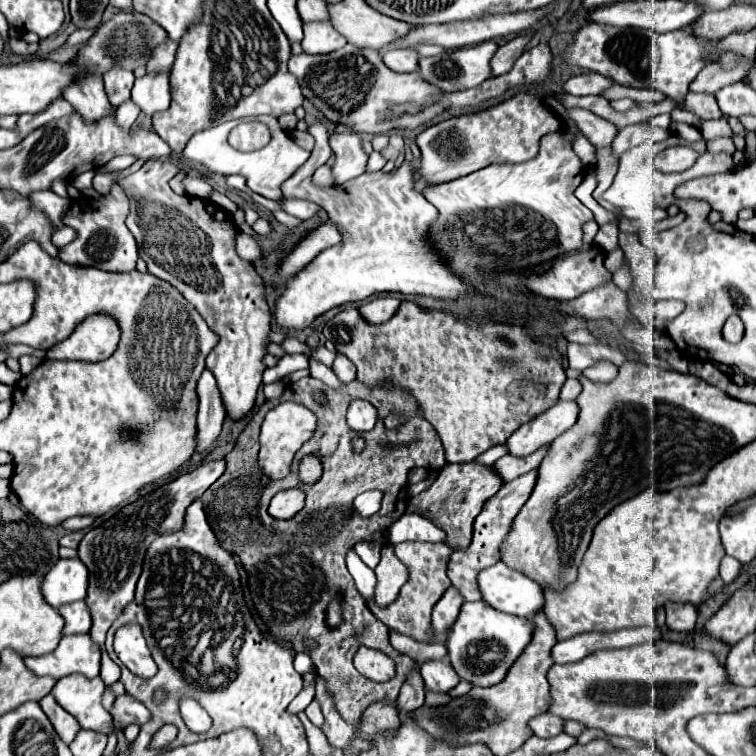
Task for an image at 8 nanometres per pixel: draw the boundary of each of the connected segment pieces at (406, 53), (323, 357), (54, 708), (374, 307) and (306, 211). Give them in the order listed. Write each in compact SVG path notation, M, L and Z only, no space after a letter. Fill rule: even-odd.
M411 49L388 51L382 60L395 72L415 72L419 66L419 54Z
M319 346L319 348L313 348L313 352L309 354L309 360L319 358L323 364L327 364L327 367L331 367L335 356L337 356L337 351L329 351L325 346Z
M47 694L45 698L39 700L43 712L47 714L47 718L51 720L55 732L59 734L59 738L65 742L65 744L71 744L75 734L81 730L79 722L75 722L75 718L71 718L71 714L67 714L57 702L55 698L51 698L51 694Z
M381 296L381 298L375 298L375 300L367 302L367 304L363 304L359 308L359 314L369 324L385 324L389 318L395 316L395 310L399 308L399 304L401 302L397 298Z
M283 198L281 202L283 202L283 210L285 212L289 212L289 214L301 218L301 220L313 218L317 214L317 210L319 210L319 205L313 204L313 202L308 200L287 200L287 198Z

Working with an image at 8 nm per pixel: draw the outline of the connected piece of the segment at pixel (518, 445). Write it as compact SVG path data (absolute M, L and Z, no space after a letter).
M559 400L555 406L545 410L543 416L539 414L539 418L533 418L517 432L513 432L505 442L507 452L523 458L543 446L549 446L557 436L561 436L577 420L577 414L579 414L579 408L575 402Z

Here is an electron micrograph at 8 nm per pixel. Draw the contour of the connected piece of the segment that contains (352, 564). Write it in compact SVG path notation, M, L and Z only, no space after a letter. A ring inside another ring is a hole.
M351 548L351 550L347 552L347 556L345 556L345 564L347 564L347 570L349 570L349 574L353 576L355 586L357 586L357 590L361 592L361 596L363 596L365 600L373 598L375 574L373 574L373 570L371 570L367 564L361 562L361 558L355 554L353 548Z

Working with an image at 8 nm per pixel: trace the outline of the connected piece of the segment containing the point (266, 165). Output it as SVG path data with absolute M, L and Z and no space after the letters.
M261 116L261 120L271 130L271 142L265 148L261 148L261 150L255 150L255 152L239 152L239 150L231 148L227 144L227 134L229 134L231 128L237 126L237 122L241 122L241 120L231 120L231 122L223 122L219 126L213 126L209 130L197 132L187 142L187 146L183 150L183 156L187 160L193 160L193 162L203 164L207 170L211 170L215 174L225 174L225 176L239 174L239 176L243 176L247 180L247 186L253 192L257 192L257 194L261 194L265 198L271 198L271 200L279 200L279 198L283 198L281 184L287 178L291 178L291 174L295 174L295 170L309 158L309 152L303 150L301 146L297 146L291 140L291 136L281 130L277 118L273 118L273 116Z

